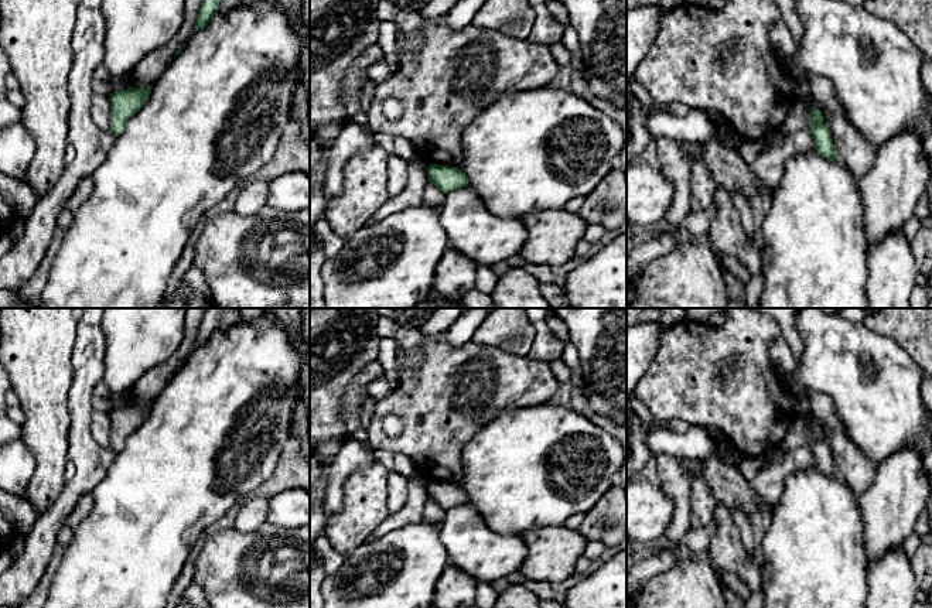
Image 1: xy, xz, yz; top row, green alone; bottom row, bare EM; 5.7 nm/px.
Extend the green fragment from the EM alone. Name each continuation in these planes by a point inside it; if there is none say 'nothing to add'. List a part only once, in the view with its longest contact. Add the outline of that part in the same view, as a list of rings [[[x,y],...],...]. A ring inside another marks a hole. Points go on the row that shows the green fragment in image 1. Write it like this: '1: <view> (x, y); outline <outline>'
nothing to add

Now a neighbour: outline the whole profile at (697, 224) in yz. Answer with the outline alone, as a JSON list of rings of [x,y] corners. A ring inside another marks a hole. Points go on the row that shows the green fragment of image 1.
[[[714,205],[709,206],[704,211],[696,212],[690,211],[685,216],[682,226],[686,228],[696,240],[706,240],[714,216],[716,216]]]

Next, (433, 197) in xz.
[[[427,181],[423,192],[423,204],[434,208],[441,208],[445,199],[443,194],[431,181]]]

